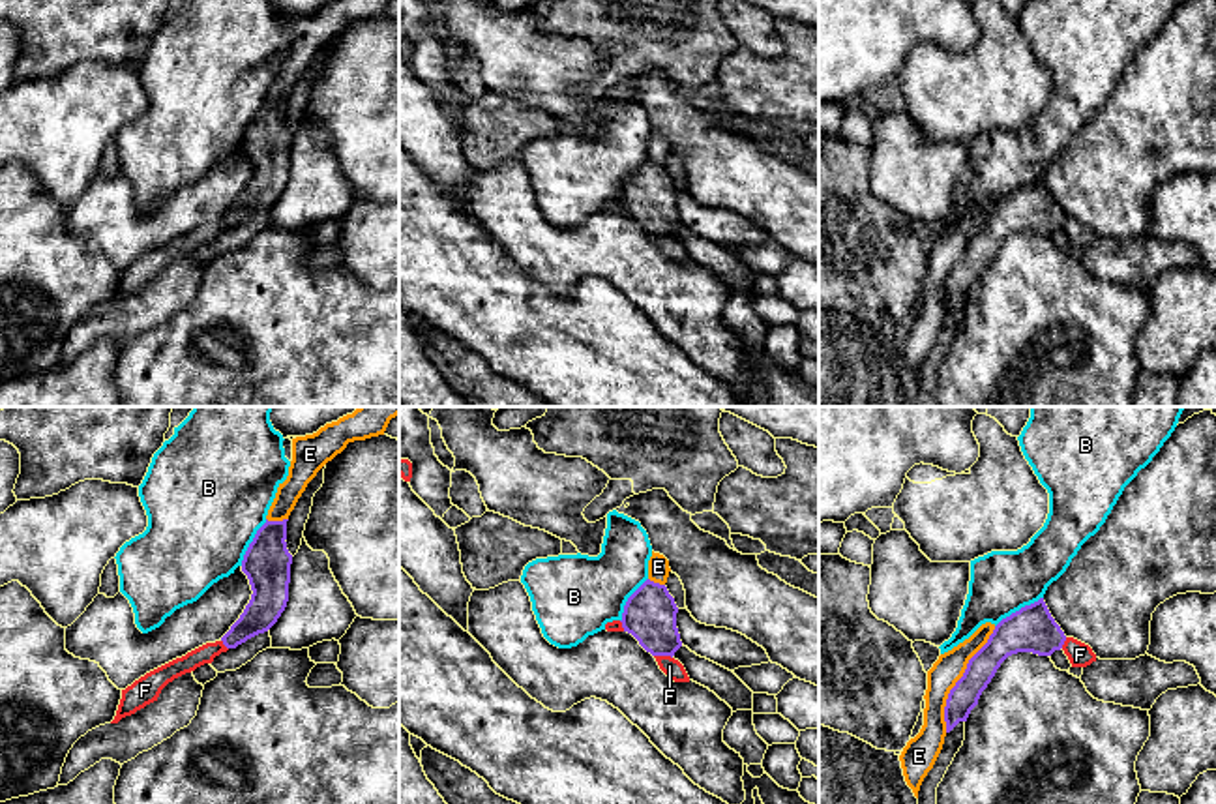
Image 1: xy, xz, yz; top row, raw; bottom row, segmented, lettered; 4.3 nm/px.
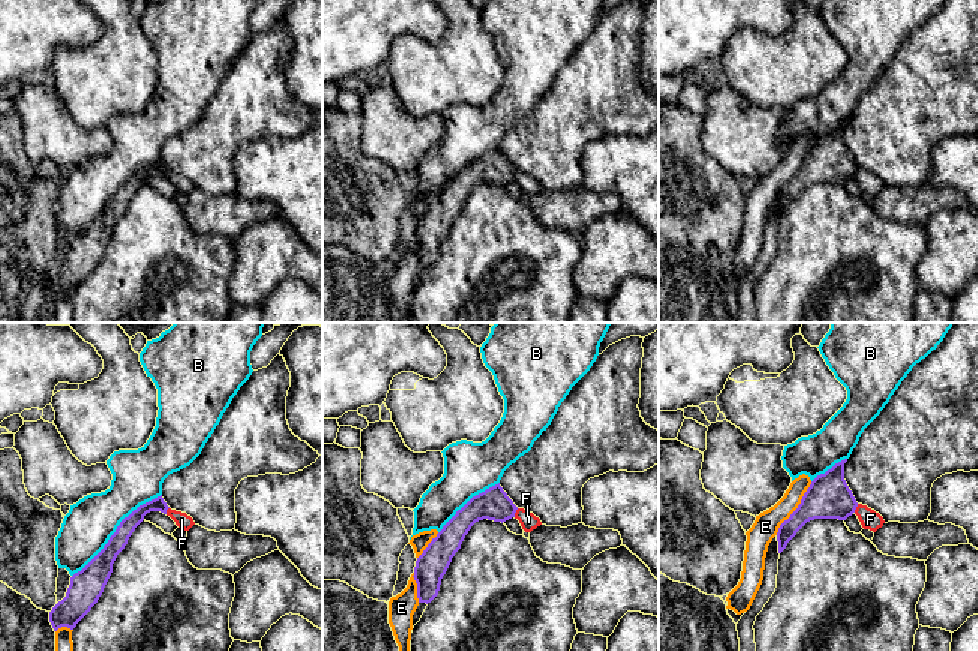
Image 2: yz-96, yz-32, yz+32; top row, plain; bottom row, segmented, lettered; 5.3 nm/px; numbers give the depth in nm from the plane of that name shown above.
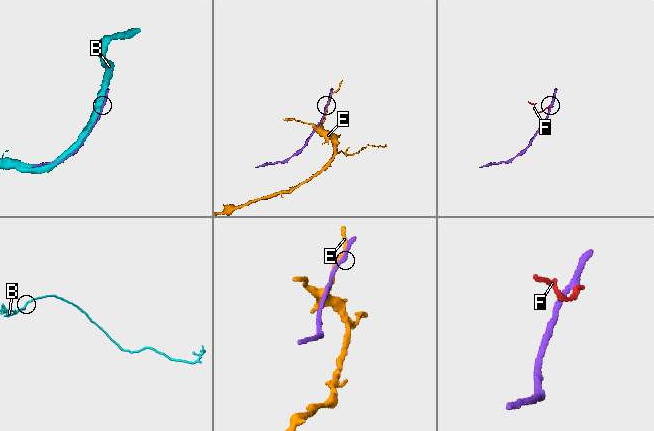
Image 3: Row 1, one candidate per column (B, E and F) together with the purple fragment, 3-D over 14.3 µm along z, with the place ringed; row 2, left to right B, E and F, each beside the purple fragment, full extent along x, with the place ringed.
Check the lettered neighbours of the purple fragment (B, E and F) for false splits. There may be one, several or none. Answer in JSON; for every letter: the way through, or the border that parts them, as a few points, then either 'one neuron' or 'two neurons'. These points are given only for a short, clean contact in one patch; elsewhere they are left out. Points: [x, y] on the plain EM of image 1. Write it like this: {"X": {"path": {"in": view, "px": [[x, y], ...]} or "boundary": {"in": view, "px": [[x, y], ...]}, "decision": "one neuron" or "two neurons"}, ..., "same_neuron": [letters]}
{"B": {"decision": "two neurons"}, "E": {"decision": "two neurons"}, "F": {"boundary": {"in": "xz", "px": [[654, 235], [667, 235], [671, 238]]}, "decision": "two neurons"}, "same_neuron": []}

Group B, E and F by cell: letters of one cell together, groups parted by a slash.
B / E / F

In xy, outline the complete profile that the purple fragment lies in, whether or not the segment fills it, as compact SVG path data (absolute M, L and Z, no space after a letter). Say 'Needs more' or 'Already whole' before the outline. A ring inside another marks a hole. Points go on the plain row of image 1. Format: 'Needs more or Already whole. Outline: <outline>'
Already whole. Outline: M266 99L244 135L242 152L247 156L253 174L240 199L221 217L227 229L236 229L268 212L287 187L292 144L285 122L287 101Z

